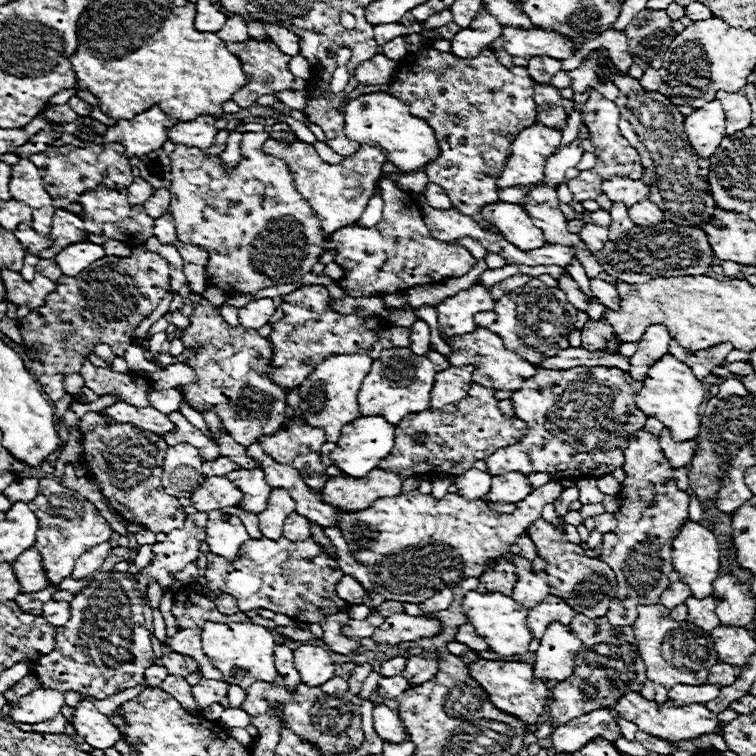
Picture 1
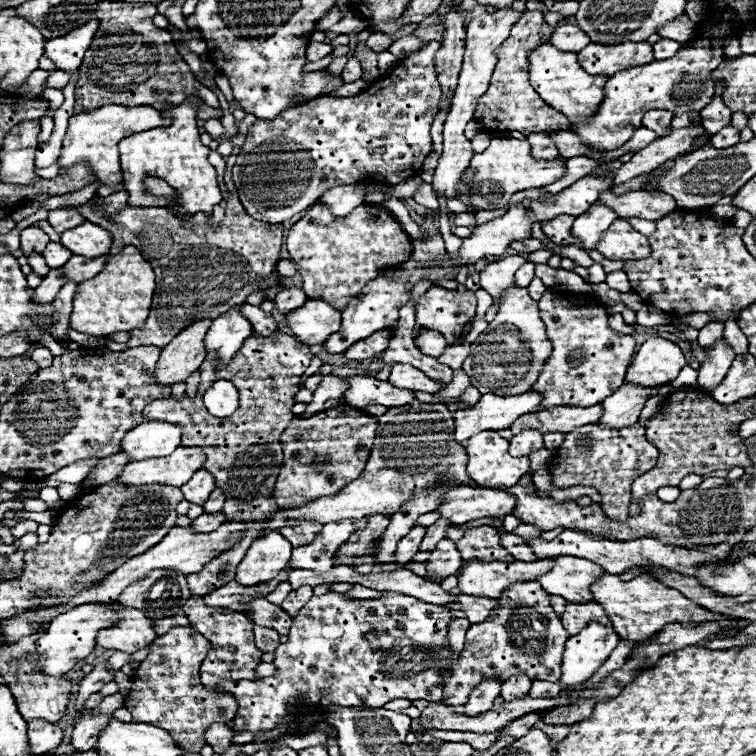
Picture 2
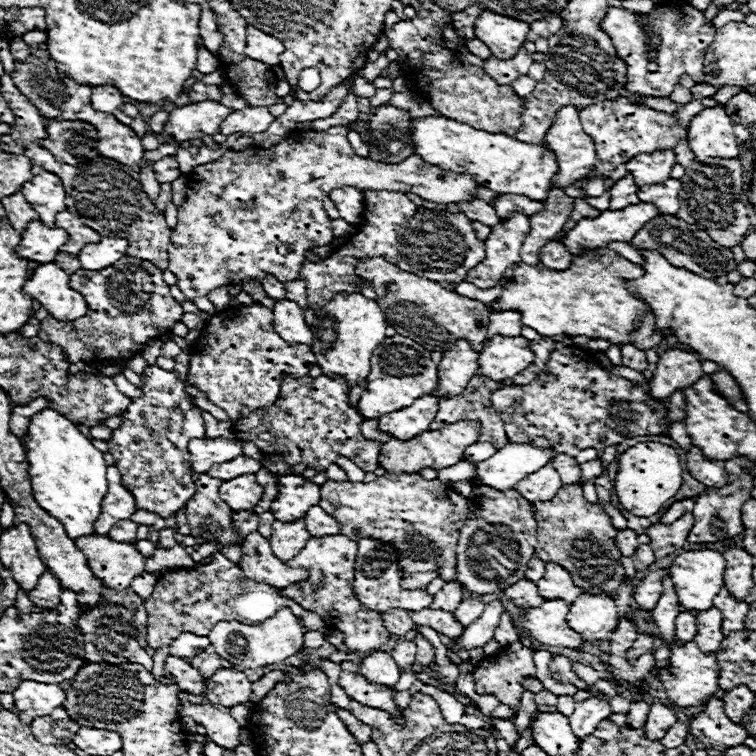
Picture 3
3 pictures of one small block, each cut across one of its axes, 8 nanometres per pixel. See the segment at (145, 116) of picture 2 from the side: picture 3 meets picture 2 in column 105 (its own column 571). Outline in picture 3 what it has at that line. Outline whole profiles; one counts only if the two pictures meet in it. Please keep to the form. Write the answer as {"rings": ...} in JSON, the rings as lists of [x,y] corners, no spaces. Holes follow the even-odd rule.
{"rings":[[[564,106],[560,112],[556,112],[552,126],[548,128],[546,136],[544,136],[544,148],[552,150],[558,162],[558,172],[552,178],[552,188],[564,188],[574,184],[576,180],[580,180],[582,176],[586,176],[592,168],[592,164],[596,162],[596,152],[594,152],[594,142],[592,138],[582,130],[580,118],[578,118],[578,110],[574,106]]]}

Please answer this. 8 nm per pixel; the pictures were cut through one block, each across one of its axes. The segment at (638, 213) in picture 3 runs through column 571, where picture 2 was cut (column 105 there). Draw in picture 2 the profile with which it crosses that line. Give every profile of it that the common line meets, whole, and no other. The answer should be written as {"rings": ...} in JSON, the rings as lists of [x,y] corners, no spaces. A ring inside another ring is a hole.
{"rings":[[[88,220],[60,234],[60,244],[64,248],[68,248],[72,254],[86,256],[86,258],[108,254],[110,242],[112,242],[110,232]]]}

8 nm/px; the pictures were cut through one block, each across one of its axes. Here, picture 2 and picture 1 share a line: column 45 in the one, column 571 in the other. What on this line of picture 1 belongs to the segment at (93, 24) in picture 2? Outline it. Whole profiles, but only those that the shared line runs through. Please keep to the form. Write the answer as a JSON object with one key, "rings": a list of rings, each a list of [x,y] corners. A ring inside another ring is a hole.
{"rings":[[[502,28],[502,36],[490,44],[492,50],[506,50],[510,56],[526,58],[548,56],[556,60],[570,58],[572,42],[560,34],[544,30],[522,30],[522,28]]]}

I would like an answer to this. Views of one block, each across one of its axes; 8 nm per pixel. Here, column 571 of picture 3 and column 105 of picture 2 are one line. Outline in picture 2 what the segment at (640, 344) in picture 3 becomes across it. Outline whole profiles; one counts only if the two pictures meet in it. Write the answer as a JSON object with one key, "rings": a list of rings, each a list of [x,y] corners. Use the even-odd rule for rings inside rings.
{"rings":[[[126,246],[120,254],[108,258],[106,268],[98,276],[78,284],[70,326],[90,336],[110,336],[114,332],[130,332],[130,328],[138,328],[146,322],[154,288],[156,282],[150,262],[146,262],[134,246]]]}

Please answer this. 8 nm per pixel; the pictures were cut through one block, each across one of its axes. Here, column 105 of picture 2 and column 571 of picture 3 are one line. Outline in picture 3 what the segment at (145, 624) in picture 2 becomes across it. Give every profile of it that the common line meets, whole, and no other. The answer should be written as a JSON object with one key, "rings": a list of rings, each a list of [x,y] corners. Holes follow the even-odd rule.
{"rings":[[[544,600],[536,608],[526,608],[518,624],[528,632],[528,636],[542,646],[564,646],[580,648],[584,640],[568,628],[566,622],[568,604],[564,600]]]}

